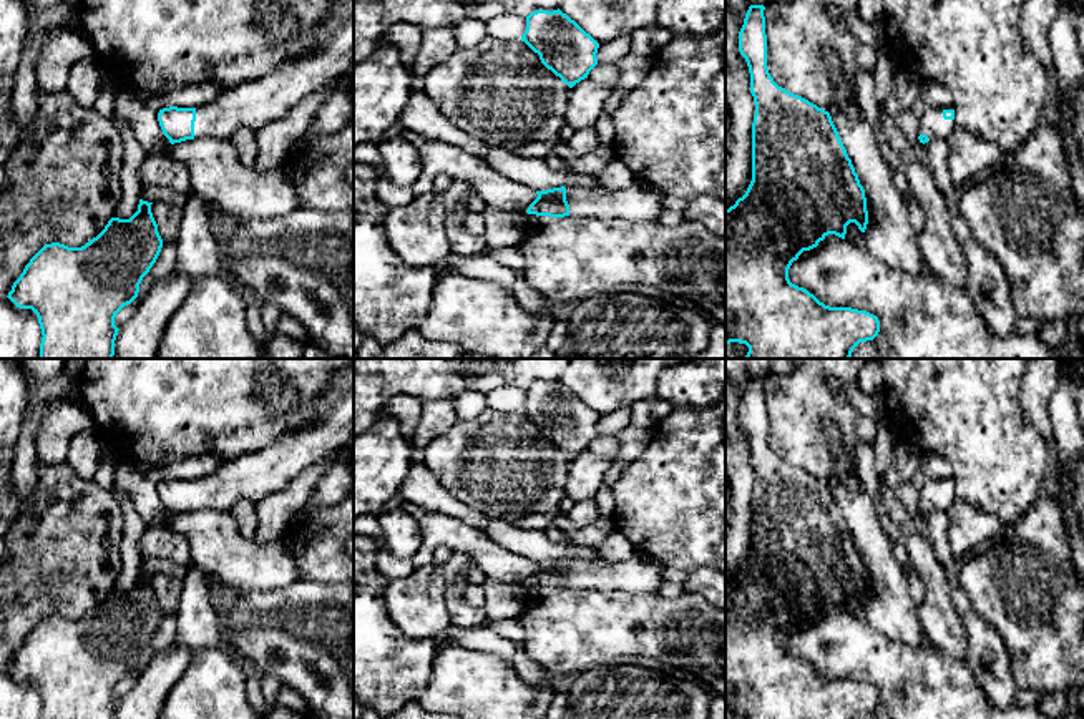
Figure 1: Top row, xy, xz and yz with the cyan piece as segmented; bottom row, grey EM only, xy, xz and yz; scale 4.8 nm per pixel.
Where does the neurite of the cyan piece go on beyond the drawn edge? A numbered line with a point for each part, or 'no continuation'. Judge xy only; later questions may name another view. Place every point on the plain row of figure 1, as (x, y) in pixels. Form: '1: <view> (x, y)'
1: xy (256, 475)

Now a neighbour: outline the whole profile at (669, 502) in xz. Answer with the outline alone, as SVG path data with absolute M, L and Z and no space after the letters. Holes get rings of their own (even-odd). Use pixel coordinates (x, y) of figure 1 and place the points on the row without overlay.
M725 394L714 407L674 407L666 418L656 422L647 448L626 465L613 485L613 493L614 530L621 531L639 555L667 568L714 568L725 576Z

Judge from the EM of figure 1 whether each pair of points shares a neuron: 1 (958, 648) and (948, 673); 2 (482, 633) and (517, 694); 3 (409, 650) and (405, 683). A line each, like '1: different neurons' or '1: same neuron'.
1: different neurons
2: different neurons
3: same neuron

